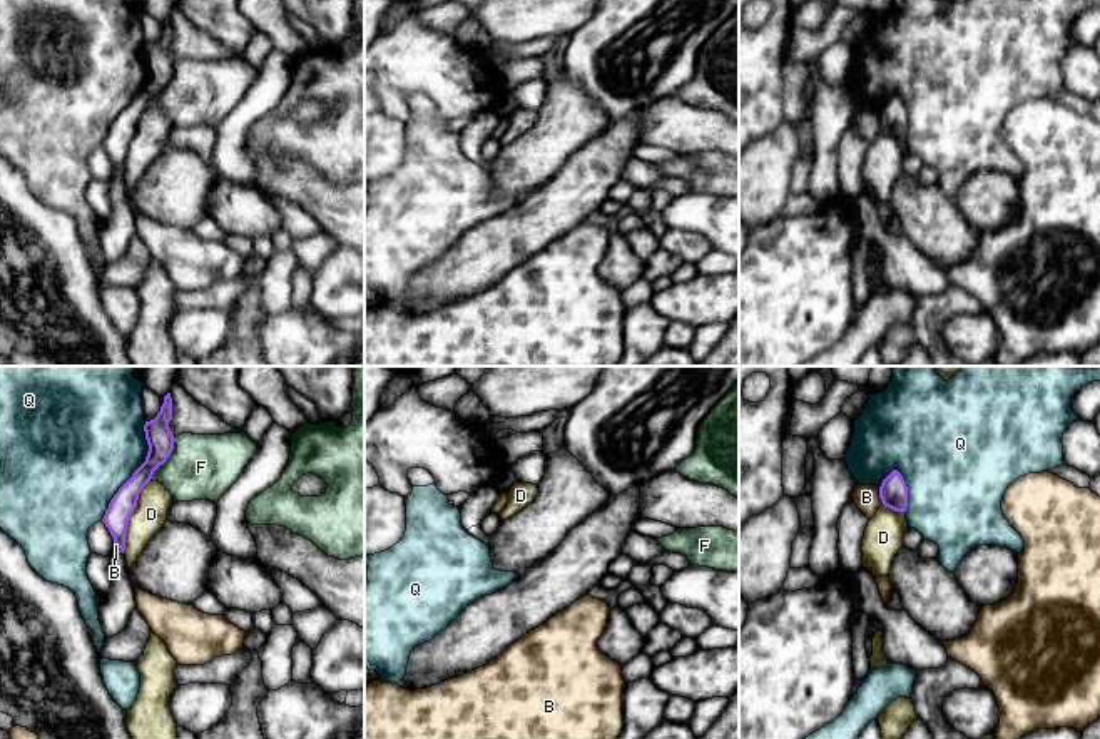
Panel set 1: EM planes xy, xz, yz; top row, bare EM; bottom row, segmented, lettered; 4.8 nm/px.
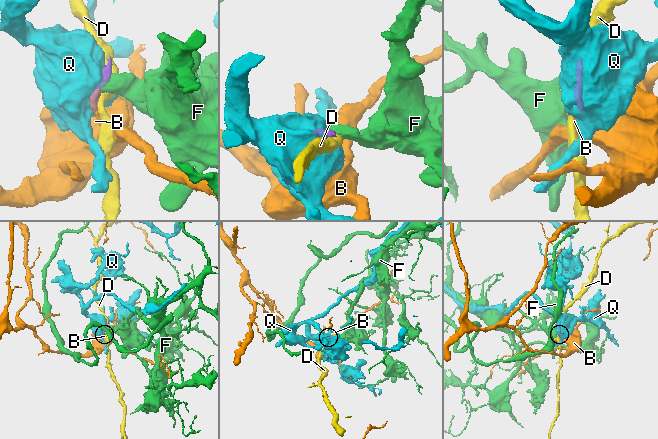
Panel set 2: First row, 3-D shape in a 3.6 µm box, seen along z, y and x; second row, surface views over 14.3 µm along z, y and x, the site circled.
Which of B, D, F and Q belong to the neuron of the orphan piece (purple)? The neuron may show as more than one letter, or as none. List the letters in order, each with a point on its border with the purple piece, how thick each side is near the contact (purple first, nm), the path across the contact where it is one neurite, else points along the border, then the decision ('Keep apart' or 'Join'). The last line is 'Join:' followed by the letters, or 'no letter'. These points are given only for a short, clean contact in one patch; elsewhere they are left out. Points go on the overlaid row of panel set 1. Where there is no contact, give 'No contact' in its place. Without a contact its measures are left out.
B: Touches purple at yz (880, 497). Thickness 140 nm (purple) against 120 nm. Boundary: yz (878, 489), (878, 497), (883, 504). Keep apart
D: Touches purple at xy (129, 517). Thickness 120 nm (purple) against 160 nm. Keep apart
F: Touches purple at xy (168, 457). Thickness 130 nm (purple) against 320 nm. Boundary: xy (176, 438), (171, 455), (149, 479). Keep apart
Q: Touches purple at xy (136, 470). Thickness 130 nm (purple) against 480 nm. Keep apart
Join: no letter

